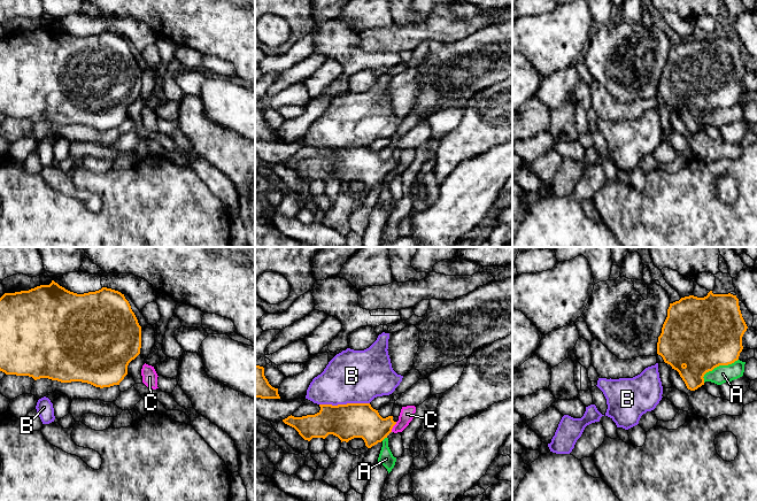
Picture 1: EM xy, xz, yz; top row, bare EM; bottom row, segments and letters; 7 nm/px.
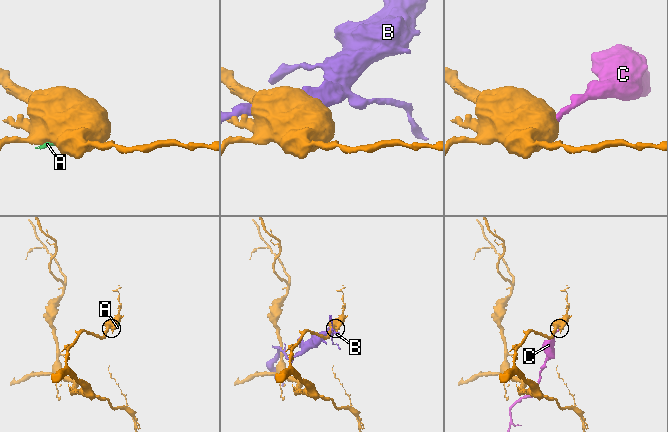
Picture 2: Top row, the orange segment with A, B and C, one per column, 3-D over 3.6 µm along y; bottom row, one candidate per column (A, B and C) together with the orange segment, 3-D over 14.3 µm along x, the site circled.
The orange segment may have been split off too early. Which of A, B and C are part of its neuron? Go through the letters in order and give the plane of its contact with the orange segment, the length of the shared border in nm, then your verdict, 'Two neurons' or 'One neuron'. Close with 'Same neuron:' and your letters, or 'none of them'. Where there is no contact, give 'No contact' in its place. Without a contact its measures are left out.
A: Touches orange in yz. Shared border 300 nm. Two neurons
B: Touches orange in xz. Shared border 360 nm. Two neurons
C: Touches orange in xz. Shared border 80 nm. Two neurons
Same neuron: none of them

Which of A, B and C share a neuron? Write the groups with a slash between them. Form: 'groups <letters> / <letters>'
groups A C / B

